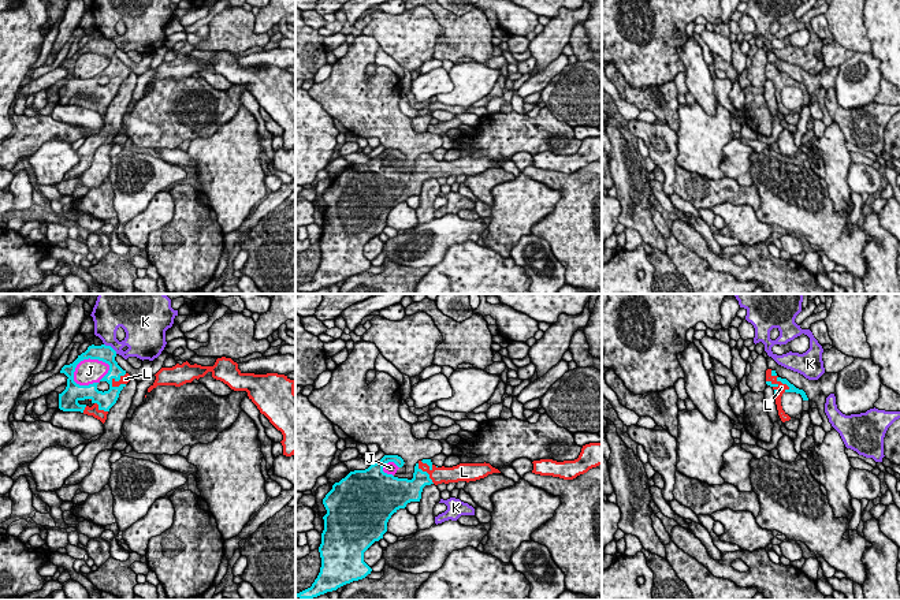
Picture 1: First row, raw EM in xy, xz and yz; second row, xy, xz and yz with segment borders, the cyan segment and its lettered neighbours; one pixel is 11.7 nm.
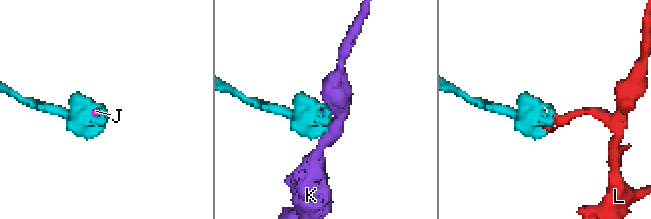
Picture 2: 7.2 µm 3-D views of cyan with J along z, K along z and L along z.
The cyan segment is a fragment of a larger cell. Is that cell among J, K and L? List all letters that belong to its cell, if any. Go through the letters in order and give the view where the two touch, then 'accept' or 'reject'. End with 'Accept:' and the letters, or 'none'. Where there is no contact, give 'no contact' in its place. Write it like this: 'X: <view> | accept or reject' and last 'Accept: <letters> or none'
J: xy | reject
K: xy | reject
L: yz | accept
Accept: L

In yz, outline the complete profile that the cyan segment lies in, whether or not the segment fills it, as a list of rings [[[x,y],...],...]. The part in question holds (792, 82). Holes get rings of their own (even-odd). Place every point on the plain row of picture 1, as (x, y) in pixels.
[[[771,63],[766,64],[766,78],[774,83],[776,98],[777,98],[778,109],[782,116],[791,113],[791,111],[782,104],[782,100],[781,100],[781,90],[784,86],[796,86],[802,89],[803,94],[808,94],[803,83],[796,82],[786,72],[778,71],[776,64],[771,64]]]

